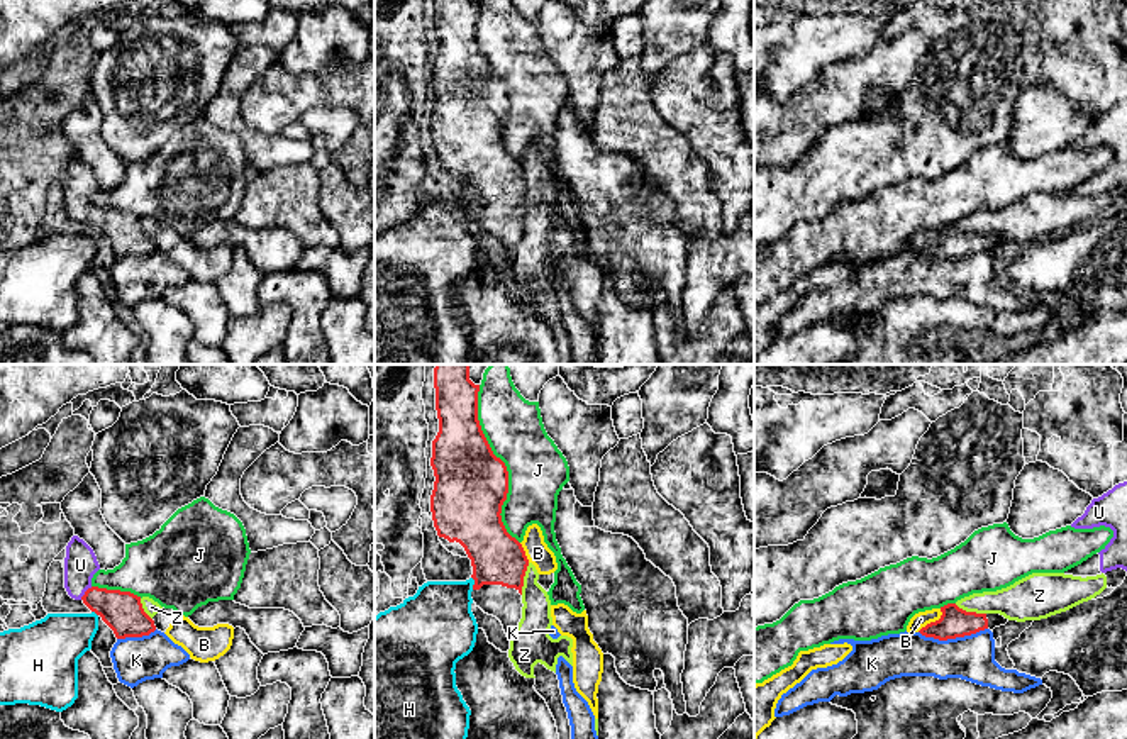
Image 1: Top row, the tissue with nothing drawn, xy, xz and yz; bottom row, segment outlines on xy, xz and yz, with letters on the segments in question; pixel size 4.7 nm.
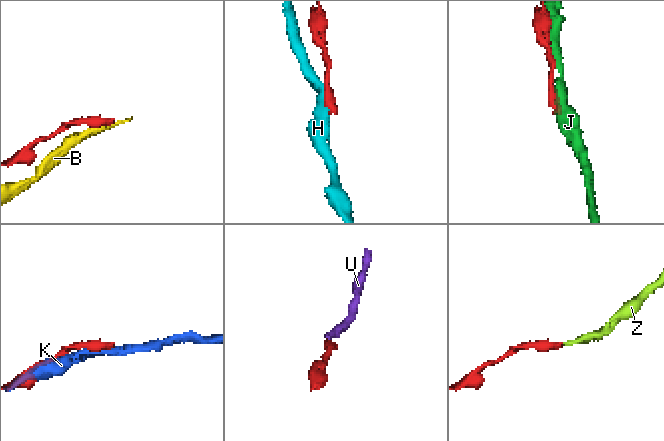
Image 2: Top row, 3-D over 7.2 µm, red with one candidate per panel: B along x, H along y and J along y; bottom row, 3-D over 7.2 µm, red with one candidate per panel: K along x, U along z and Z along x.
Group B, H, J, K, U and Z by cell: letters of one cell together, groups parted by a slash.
B Z / H / J / K / U

